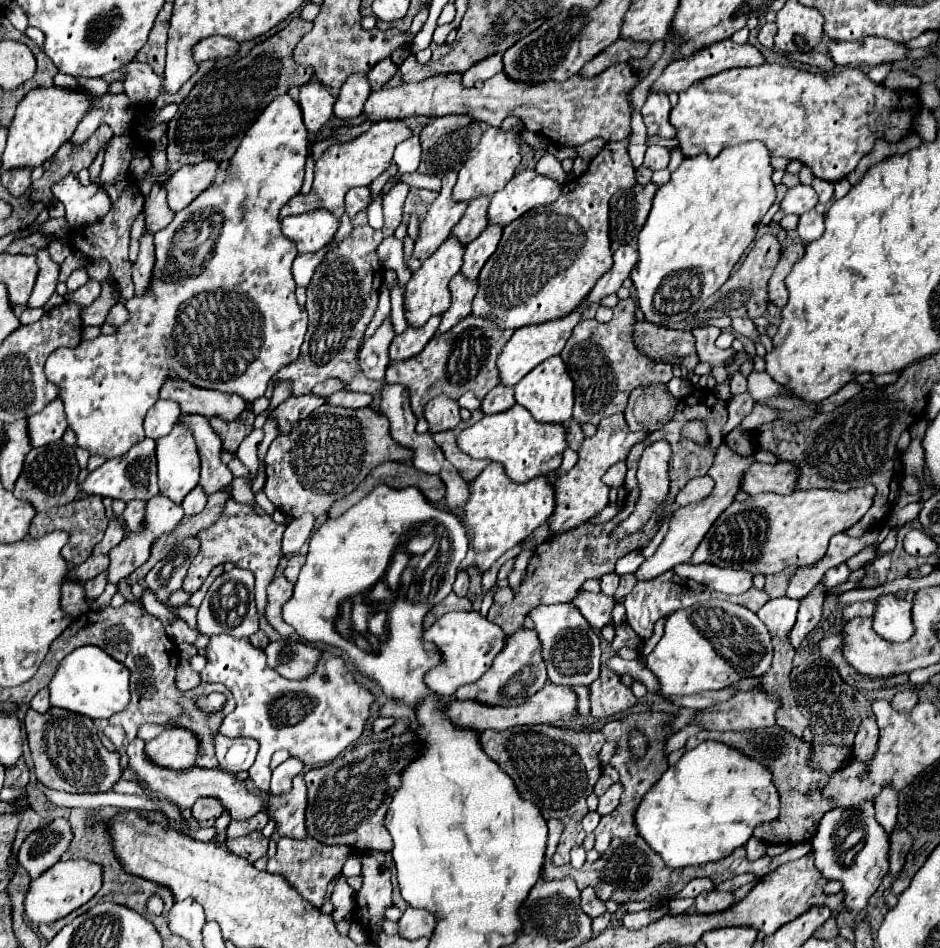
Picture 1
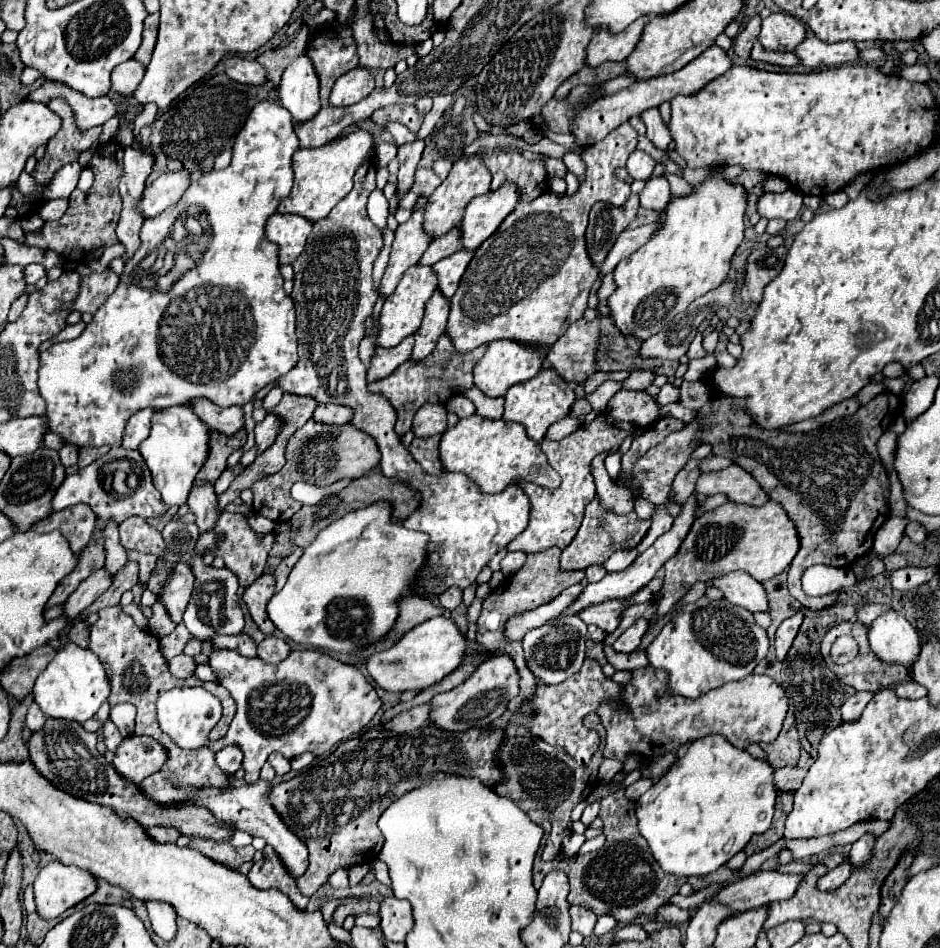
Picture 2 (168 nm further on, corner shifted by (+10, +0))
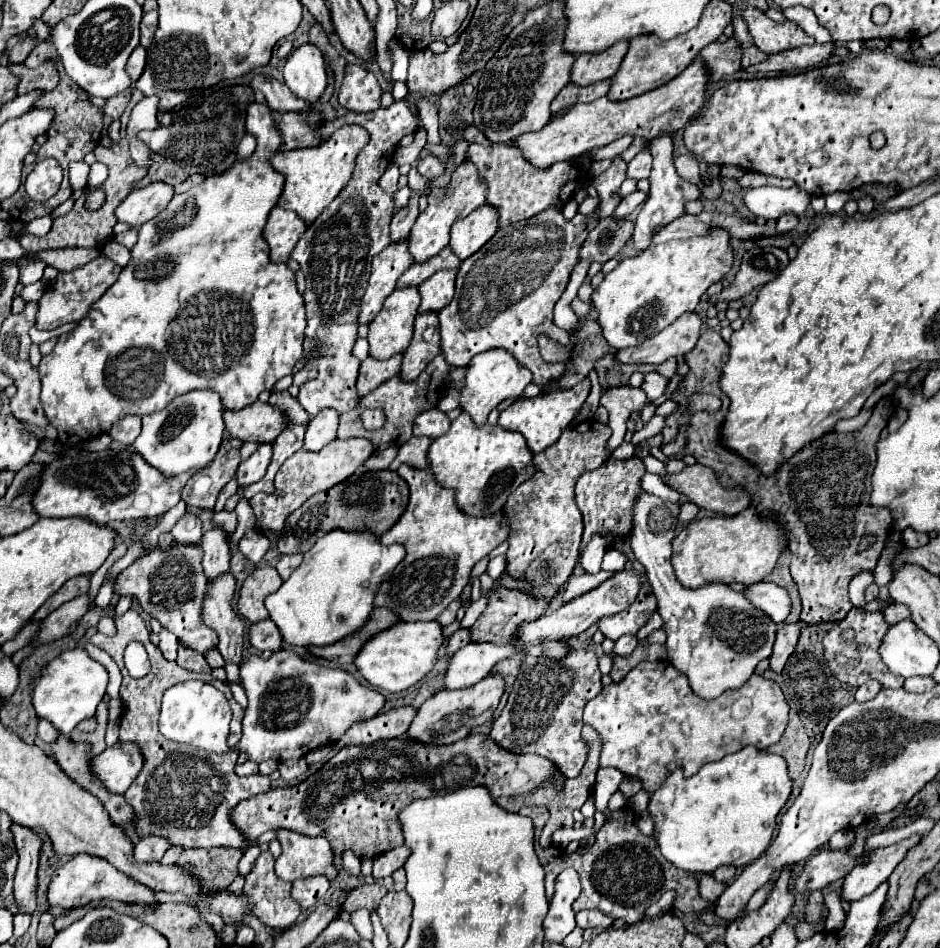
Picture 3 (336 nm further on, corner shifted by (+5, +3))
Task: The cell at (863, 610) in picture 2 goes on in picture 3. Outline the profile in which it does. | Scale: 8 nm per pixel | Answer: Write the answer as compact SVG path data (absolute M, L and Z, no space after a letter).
M890 603L886 609L884 609L884 619L888 625L896 625L898 621L904 621L910 617L910 611L906 609L906 605L900 605L900 603Z

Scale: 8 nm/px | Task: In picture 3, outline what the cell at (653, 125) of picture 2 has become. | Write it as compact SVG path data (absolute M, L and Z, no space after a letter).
M668 135L664 137L658 137L652 141L652 149L650 149L652 157L654 157L654 165L652 165L652 173L648 177L650 181L650 191L648 191L648 199L646 203L642 205L636 221L634 221L634 235L632 235L632 241L634 245L626 245L620 249L620 253L616 255L618 261L624 261L628 257L634 257L634 255L640 255L642 251L646 251L650 247L650 237L656 233L656 229L662 229L662 225L682 217L682 213L686 213L684 205L688 201L694 201L700 197L700 189L698 185L694 183L688 183L686 179L682 179L678 173L676 173L676 167L672 163L672 139Z

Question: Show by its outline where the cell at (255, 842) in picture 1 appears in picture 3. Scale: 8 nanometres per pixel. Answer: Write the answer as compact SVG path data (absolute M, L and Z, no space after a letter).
M212 847L212 849L188 849L182 851L176 865L190 867L200 887L206 893L226 891L226 887L238 877L238 861L242 857L242 849L232 847Z

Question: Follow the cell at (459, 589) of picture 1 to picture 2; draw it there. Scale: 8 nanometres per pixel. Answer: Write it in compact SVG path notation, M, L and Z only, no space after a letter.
M447 588L441 596L439 596L439 602L443 608L447 610L455 610L461 602L461 590L459 588Z

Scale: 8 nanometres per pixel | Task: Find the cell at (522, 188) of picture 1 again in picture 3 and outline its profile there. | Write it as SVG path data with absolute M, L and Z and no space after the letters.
M482 205L474 209L468 217L458 219L450 231L448 247L454 255L464 261L470 253L476 253L490 237L498 231L498 211L492 205Z

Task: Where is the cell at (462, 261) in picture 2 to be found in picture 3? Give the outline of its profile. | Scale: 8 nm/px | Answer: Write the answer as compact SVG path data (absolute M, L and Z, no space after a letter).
M438 271L434 277L424 281L418 287L422 297L418 313L440 311L442 307L446 307L454 297L454 279L456 279L456 271Z

